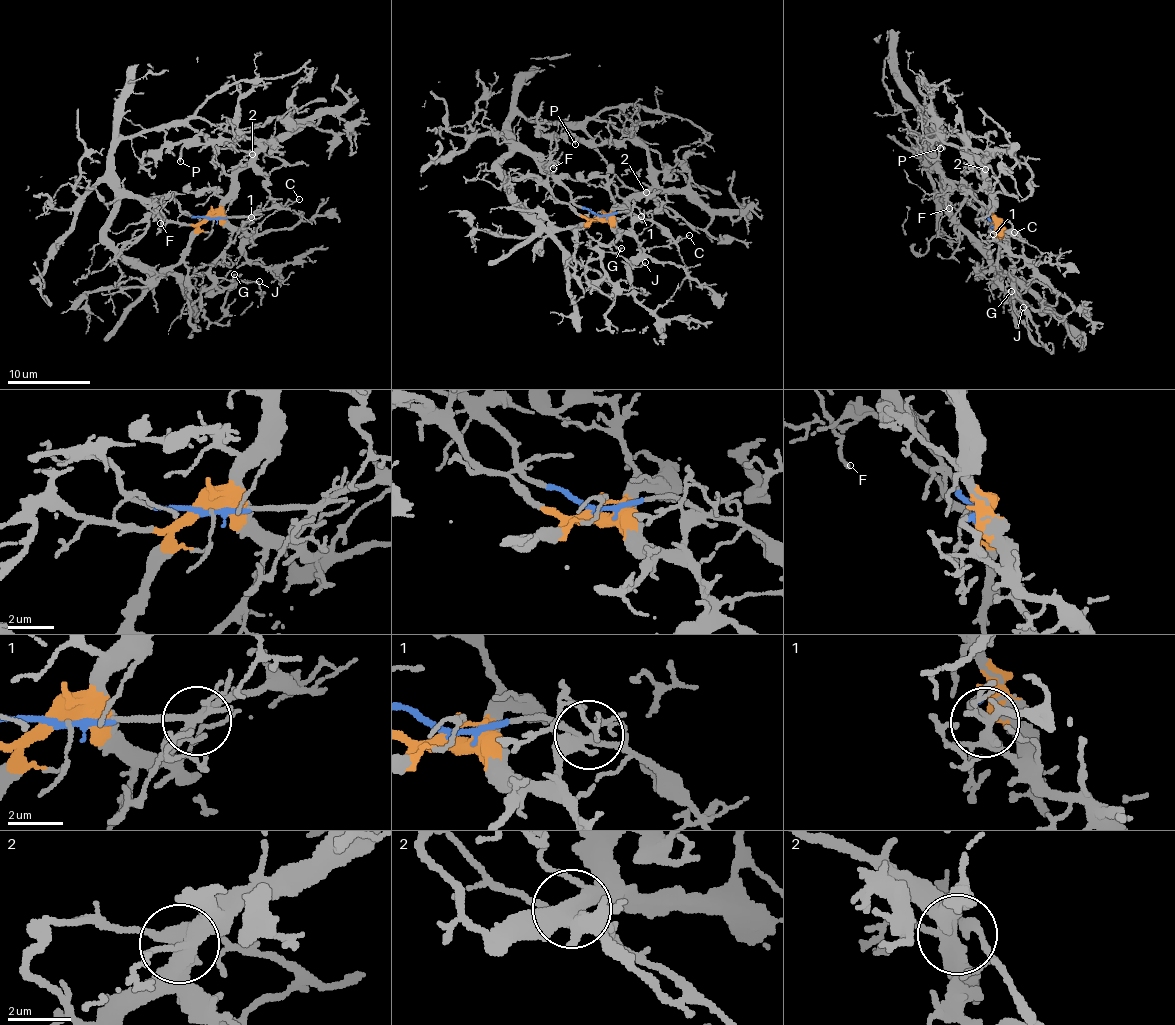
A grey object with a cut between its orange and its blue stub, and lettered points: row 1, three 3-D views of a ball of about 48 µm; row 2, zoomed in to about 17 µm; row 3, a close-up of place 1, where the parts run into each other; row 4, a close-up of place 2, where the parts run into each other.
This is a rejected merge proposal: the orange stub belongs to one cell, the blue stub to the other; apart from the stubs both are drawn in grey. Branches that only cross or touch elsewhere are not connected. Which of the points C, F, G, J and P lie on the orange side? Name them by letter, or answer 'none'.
F, G, J, P

